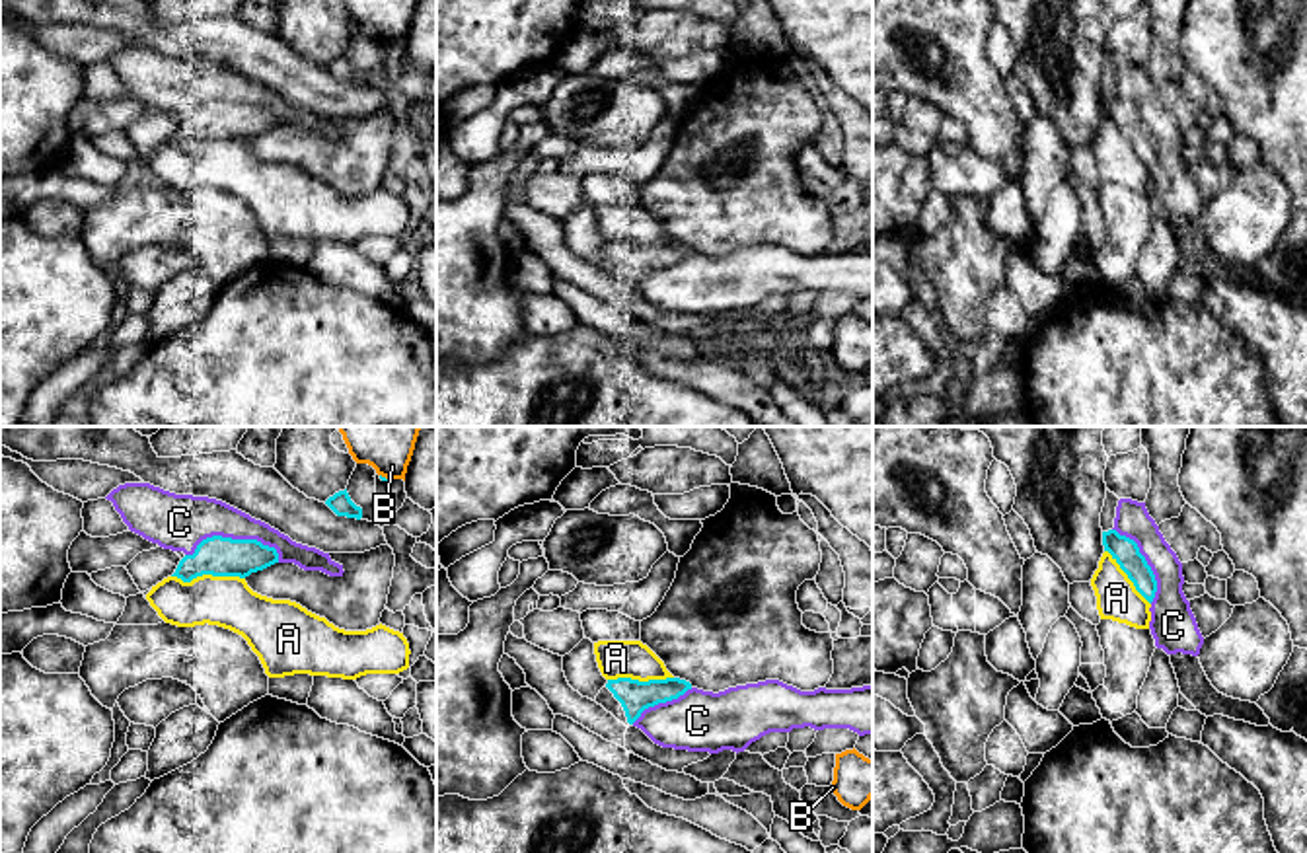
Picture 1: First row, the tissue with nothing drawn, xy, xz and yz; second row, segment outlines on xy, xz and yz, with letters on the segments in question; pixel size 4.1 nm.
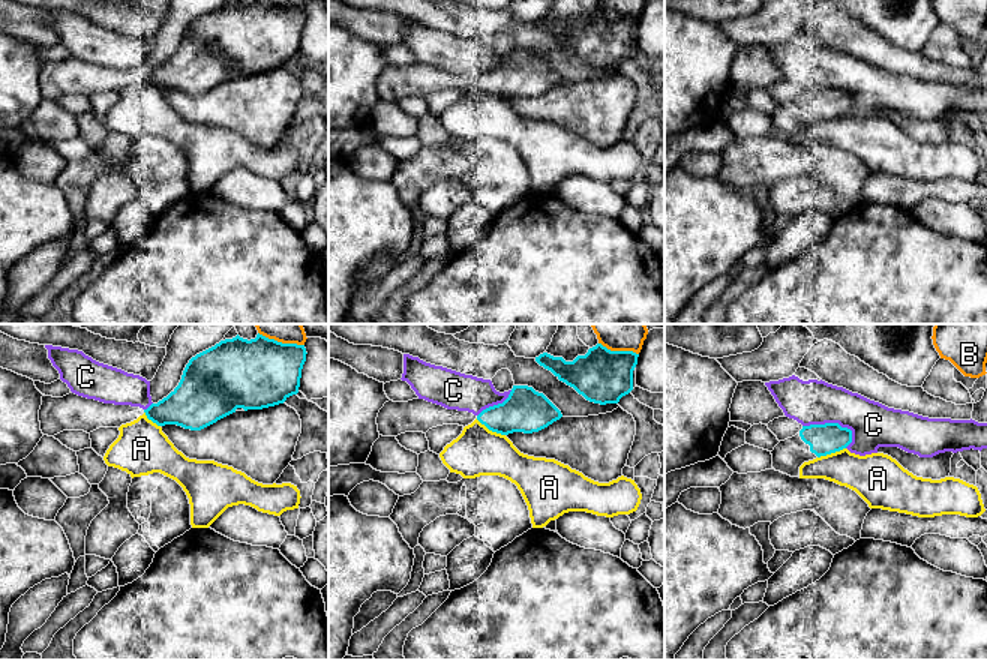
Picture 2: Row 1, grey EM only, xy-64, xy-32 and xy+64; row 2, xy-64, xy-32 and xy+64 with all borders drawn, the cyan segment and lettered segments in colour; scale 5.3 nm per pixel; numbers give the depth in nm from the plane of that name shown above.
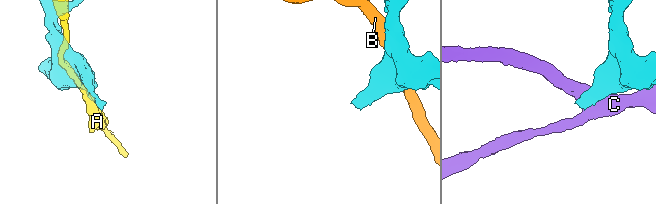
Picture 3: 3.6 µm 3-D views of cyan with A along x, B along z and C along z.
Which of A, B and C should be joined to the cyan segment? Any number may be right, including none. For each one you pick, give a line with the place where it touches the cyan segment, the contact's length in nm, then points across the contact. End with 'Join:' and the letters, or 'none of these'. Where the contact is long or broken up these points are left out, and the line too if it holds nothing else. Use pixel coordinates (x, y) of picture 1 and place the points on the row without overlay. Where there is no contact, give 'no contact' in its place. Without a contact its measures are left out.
Join: none of these

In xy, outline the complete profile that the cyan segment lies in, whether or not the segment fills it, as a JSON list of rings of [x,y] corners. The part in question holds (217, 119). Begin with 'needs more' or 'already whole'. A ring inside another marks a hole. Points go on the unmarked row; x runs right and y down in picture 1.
already whole | [[[212,99],[203,103],[193,119],[185,119],[171,140],[183,146],[203,138],[245,142],[275,127],[279,127],[277,113],[257,103]]]

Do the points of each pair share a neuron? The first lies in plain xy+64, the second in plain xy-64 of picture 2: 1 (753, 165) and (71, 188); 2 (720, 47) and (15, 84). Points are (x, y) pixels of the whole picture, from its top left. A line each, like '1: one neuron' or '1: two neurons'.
1: one neuron
2: one neuron

